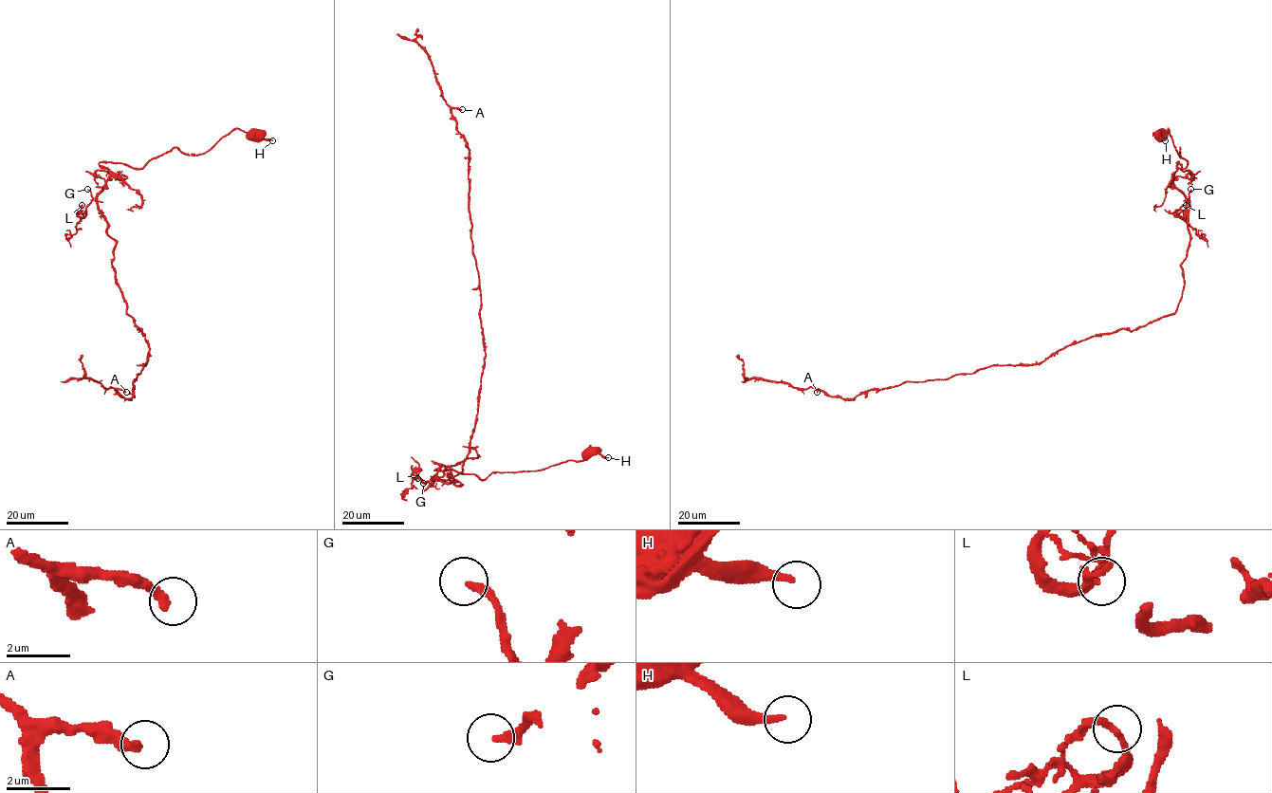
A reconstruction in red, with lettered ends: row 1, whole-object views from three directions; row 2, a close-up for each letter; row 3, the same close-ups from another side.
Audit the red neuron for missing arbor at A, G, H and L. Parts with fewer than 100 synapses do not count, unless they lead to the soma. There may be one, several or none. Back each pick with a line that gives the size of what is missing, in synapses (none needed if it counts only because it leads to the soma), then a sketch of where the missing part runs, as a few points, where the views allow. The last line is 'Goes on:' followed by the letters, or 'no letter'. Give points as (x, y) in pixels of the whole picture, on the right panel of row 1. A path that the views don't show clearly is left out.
Goes on: no letter

